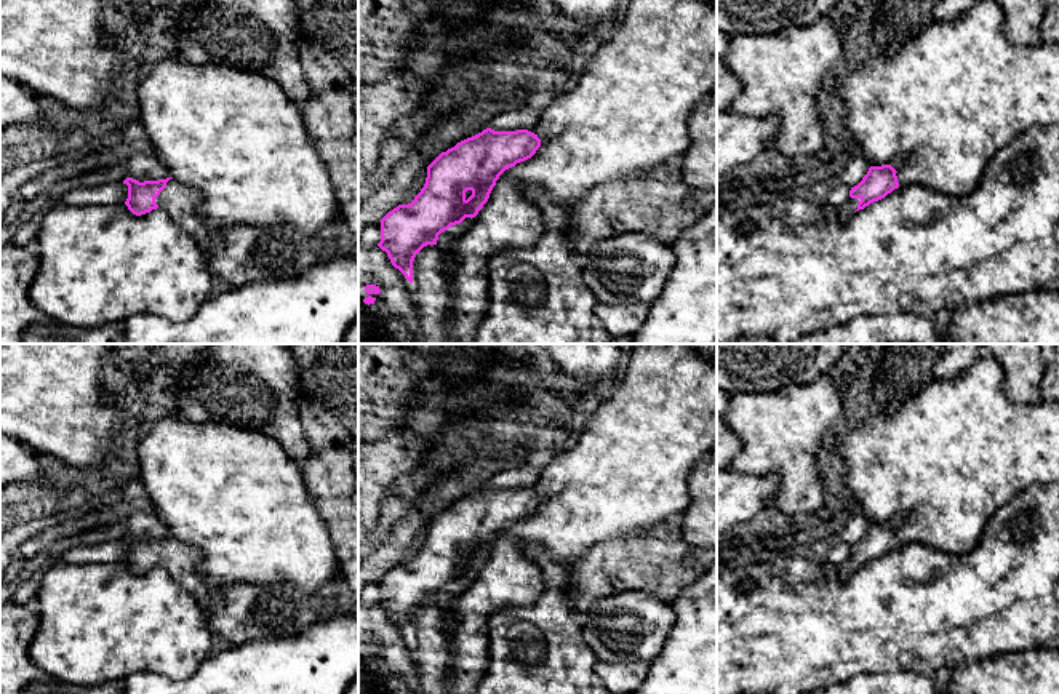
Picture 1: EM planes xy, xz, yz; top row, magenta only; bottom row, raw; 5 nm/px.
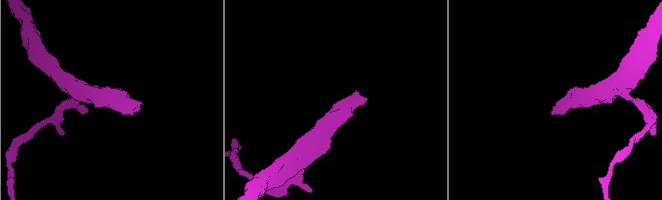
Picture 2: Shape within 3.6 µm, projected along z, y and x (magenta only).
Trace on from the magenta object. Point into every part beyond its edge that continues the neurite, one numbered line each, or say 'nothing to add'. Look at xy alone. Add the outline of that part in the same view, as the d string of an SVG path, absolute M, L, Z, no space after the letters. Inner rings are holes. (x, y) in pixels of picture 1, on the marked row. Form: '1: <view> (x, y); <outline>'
1: xy (181, 202); M170 179L166 187L155 197L158 208L165 209L170 217L195 240L205 256L208 256L208 233L205 217L198 214L200 195L189 185Z

